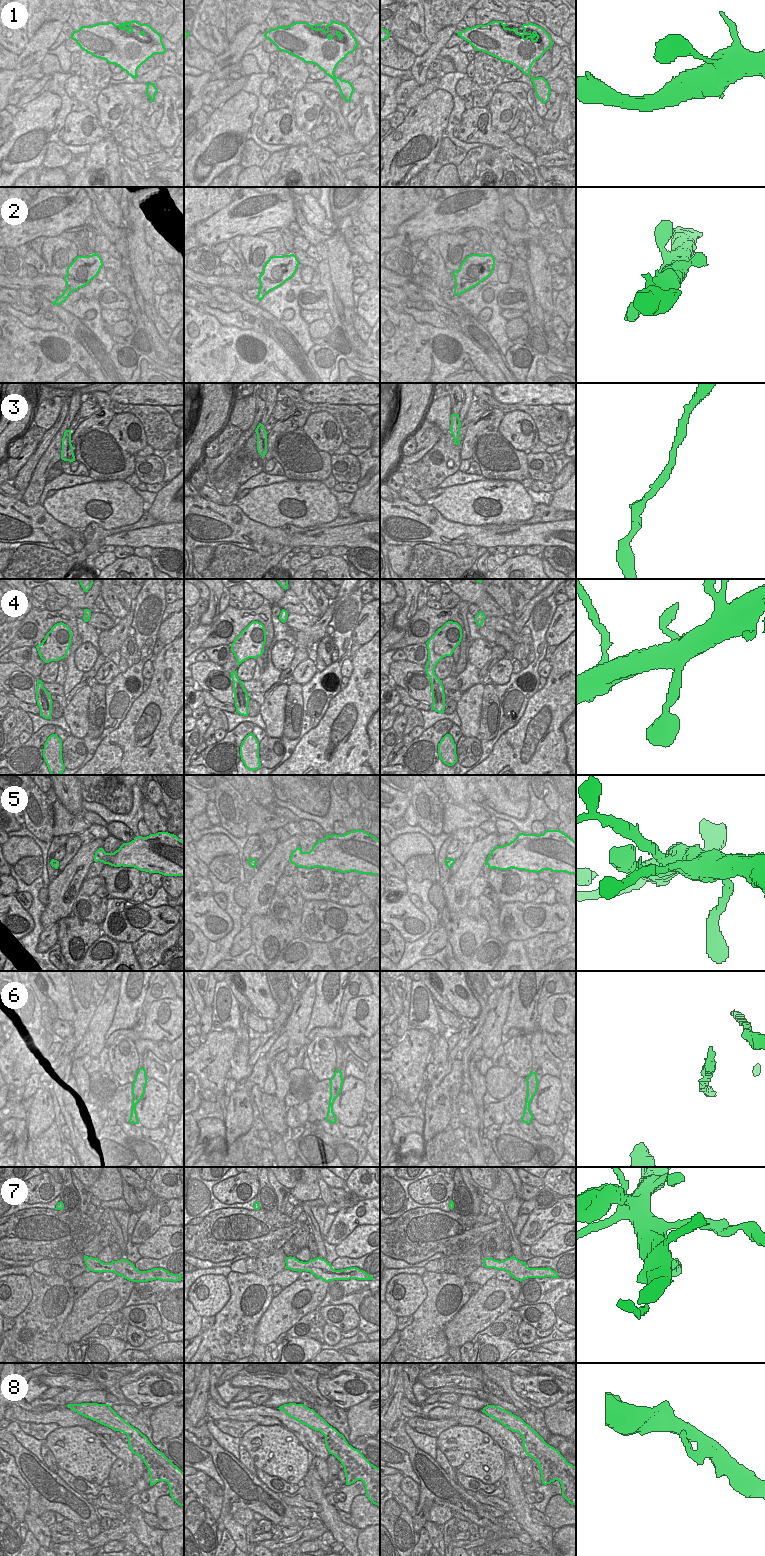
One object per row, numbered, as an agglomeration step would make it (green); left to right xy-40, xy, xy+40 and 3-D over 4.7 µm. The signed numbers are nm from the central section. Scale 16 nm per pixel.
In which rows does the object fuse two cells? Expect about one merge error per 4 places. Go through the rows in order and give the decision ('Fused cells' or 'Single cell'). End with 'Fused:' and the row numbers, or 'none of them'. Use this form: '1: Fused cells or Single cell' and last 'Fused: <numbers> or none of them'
1: Single cell
2: Single cell
3: Single cell
4: Single cell
5: Single cell
6: Single cell
7: Fused cells
8: Fused cells
Fused: 7, 8.

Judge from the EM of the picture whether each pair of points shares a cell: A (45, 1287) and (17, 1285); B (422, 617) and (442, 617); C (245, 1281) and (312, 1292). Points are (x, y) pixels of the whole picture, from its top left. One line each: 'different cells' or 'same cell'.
A: different cells
B: same cell
C: different cells

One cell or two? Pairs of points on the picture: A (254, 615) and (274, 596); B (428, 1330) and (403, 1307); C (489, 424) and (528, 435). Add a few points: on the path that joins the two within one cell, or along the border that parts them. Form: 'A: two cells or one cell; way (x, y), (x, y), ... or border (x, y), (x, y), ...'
A: two cells; border (266, 601), (271, 604)
B: two cells; border (426, 1295), (426, 1298), (412, 1315)
C: two cells; border (505, 414), (497, 430)

